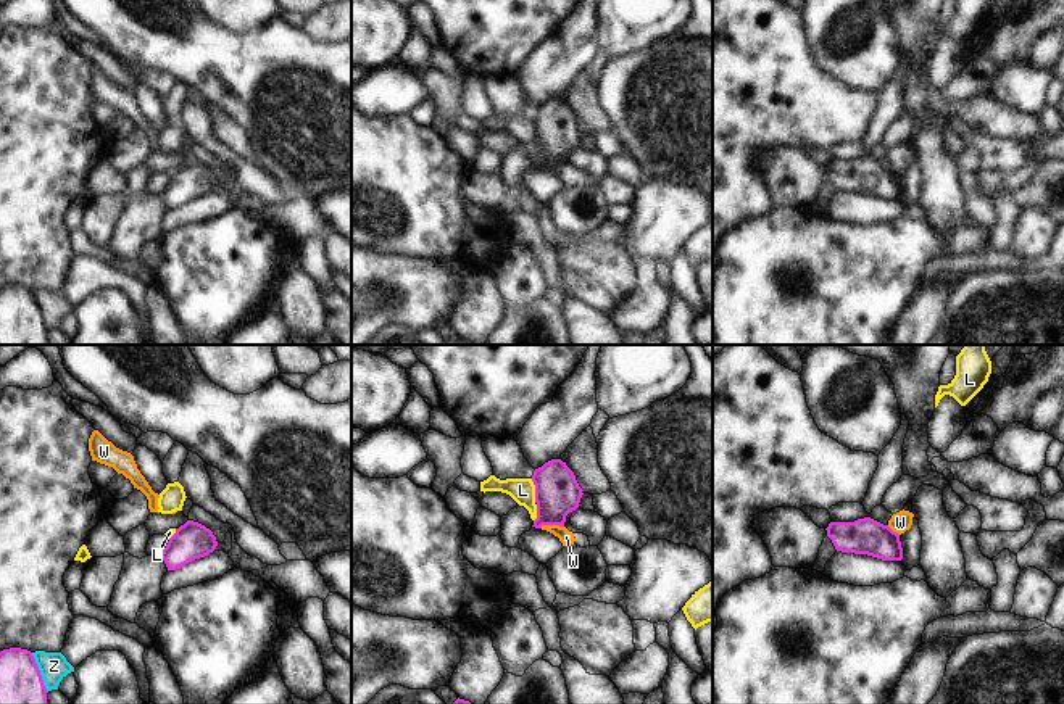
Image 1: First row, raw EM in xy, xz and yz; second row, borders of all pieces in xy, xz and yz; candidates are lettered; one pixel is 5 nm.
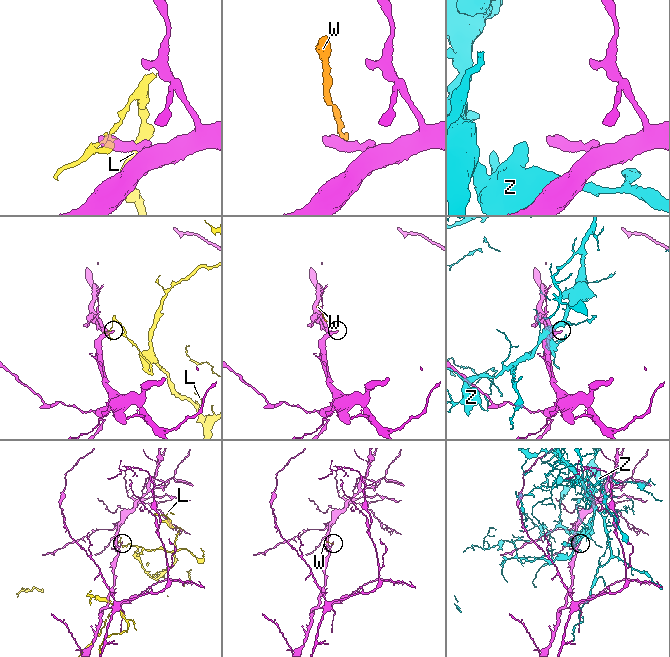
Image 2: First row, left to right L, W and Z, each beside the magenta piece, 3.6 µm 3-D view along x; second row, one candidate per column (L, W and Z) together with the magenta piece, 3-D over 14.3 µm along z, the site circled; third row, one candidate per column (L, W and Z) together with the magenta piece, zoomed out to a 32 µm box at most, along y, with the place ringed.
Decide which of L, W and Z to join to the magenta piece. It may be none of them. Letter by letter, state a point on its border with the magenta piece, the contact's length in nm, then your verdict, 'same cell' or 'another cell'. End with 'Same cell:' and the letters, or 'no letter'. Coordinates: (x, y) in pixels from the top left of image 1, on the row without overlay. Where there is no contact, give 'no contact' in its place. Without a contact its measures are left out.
L: xz (536, 129) | 120 nm | another cell
W: xz (552, 163) | 120 nm | another cell
Z: xy (39, 311) | 220 nm | another cell
Same cell: no letter

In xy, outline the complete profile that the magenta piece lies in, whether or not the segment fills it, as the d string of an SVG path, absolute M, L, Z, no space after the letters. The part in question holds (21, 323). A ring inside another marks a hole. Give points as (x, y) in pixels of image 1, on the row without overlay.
M21 287L0 290L0 345L47 345L47 332L31 290Z

